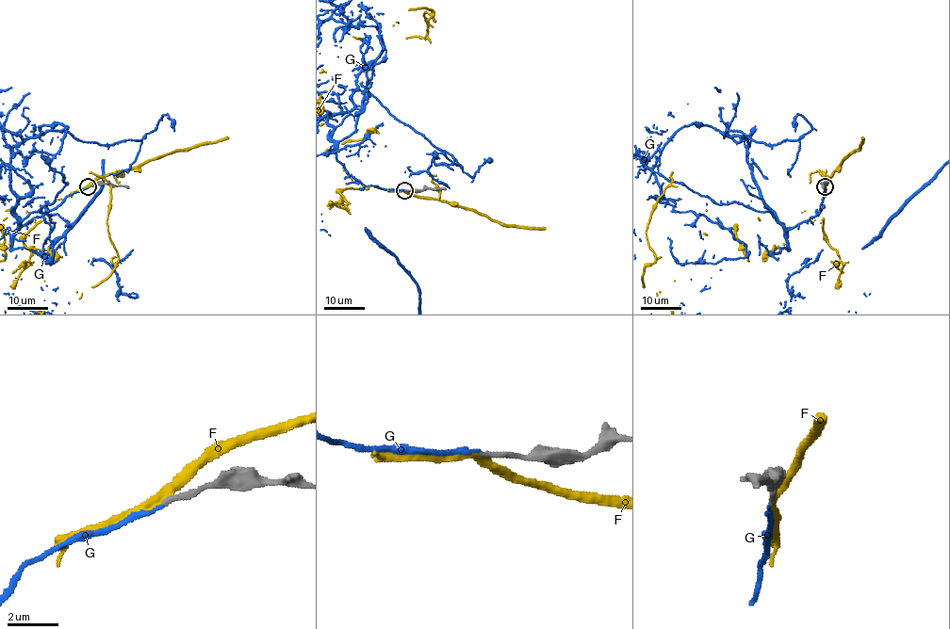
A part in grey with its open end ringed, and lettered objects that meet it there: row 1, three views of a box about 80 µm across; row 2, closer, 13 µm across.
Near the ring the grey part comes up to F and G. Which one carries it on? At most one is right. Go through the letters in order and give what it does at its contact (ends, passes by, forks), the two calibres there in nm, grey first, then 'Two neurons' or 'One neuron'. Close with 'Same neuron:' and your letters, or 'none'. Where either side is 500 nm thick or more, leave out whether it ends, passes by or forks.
F: It passes by. Thickness 240 nm (grey) against 320 nm. Two neurons
G: It ends there. Thickness 220 nm (grey) against 140 nm. One neuron
Same neuron: G

